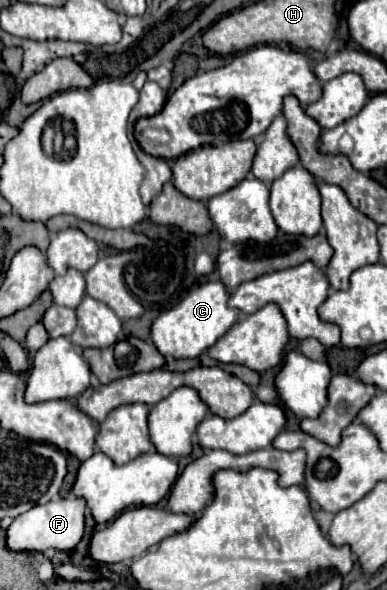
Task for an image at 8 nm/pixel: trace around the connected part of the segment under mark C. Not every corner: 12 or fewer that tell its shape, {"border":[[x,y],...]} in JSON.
{"border":[[221,280],[193,286],[151,326],[163,356],[197,358],[239,320]]}

